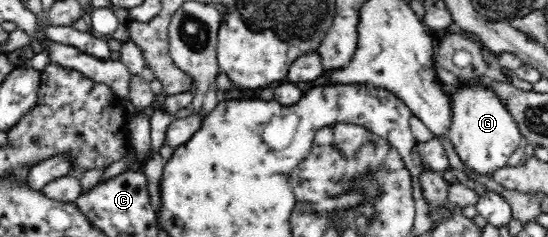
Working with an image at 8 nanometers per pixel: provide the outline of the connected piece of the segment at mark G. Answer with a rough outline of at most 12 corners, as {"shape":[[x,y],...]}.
{"shape":[[470,79],[451,97],[448,137],[474,173],[506,166],[522,137],[491,87]]}

